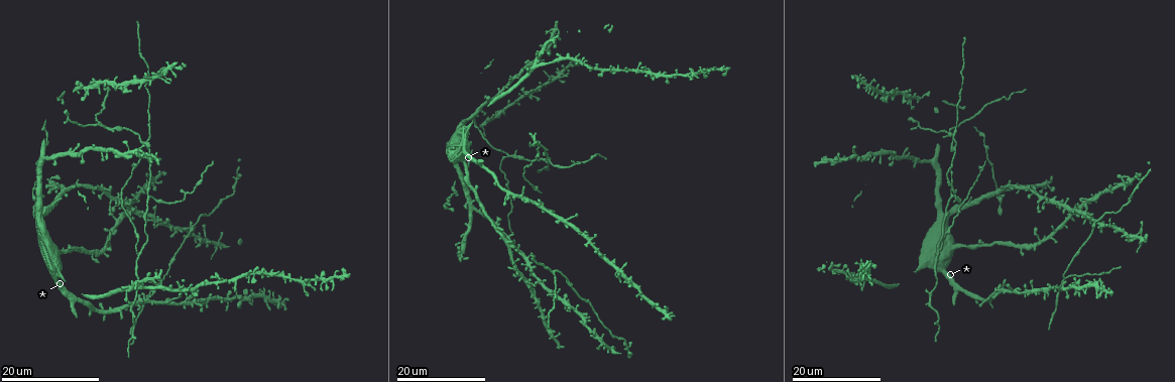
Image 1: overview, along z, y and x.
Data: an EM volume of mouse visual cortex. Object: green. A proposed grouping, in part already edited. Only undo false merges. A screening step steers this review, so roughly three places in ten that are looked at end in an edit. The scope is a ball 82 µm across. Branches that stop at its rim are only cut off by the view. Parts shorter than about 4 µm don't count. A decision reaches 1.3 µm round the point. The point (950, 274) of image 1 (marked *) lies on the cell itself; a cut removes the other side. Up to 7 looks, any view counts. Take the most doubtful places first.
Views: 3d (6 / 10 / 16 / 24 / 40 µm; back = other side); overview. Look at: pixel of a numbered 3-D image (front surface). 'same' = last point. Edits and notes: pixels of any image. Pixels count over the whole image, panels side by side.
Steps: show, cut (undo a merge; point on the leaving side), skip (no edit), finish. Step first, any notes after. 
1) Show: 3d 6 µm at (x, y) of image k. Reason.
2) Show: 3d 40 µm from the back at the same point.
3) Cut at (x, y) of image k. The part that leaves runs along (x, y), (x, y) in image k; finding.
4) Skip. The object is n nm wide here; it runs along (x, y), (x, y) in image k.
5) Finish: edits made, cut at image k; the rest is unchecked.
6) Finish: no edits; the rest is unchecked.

Show: 3d 24 µm at (555, 273) of image 1. Three-way junction.

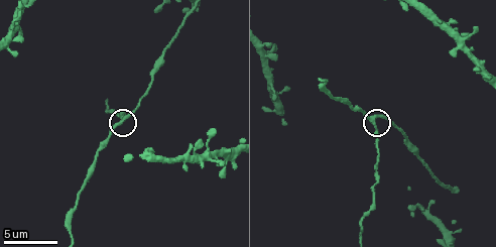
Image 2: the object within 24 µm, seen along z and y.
Show: 3d 10 µm at (119, 124) of image 2.

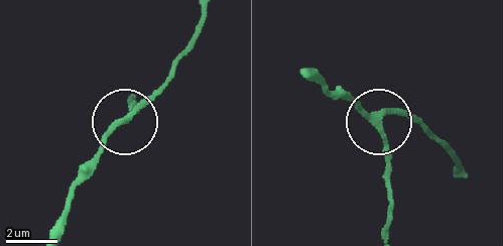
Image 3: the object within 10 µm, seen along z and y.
Skip. 3 arms meet here; it runs along (464, 171), (422, 126), (383, 116), (390, 203) in image 3; one cell here.

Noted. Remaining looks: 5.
Show: 3d 16 µm at (539, 148) of image 1. Two arms in line, one across.

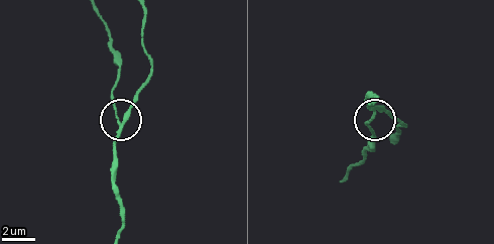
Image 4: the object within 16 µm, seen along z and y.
Show: 3d 10 µm at (372, 119) of image 4.

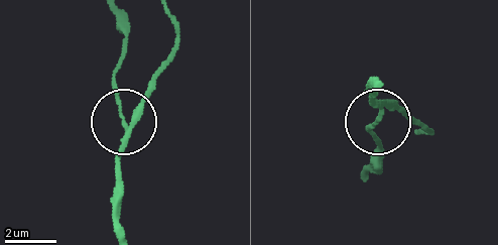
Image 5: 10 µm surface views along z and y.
Cut at (117, 97) of image 5. 3 arms meet here; the part that leaves runs along (128, 132), (115, 89), (121, 56), (117, 11) in image 5; two cells meet here.

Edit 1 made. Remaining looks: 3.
Show: overview.

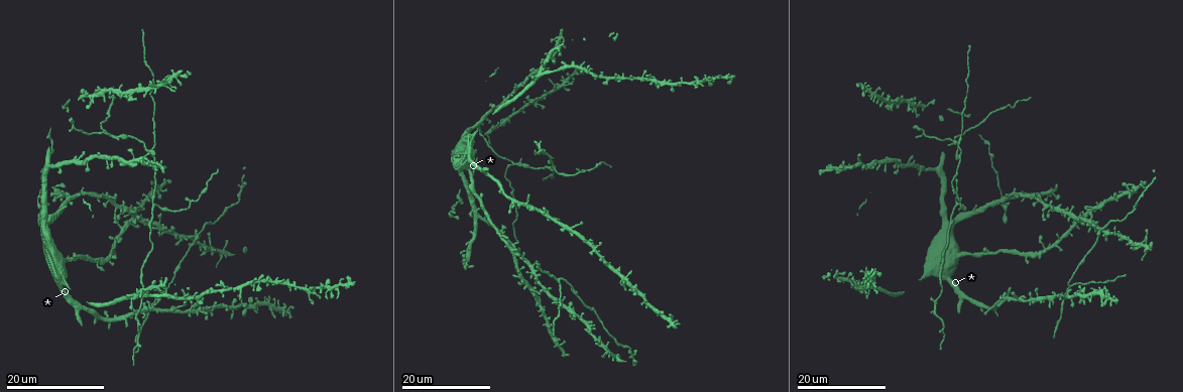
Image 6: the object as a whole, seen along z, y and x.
Show: 3d 24 µm at (957, 156) of image 6. Looks like a crossing.

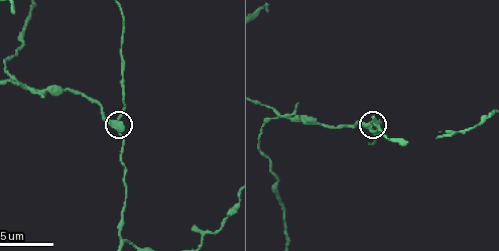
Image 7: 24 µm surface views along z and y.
Show: 3d 10 µm at (373, 128) of image 7.

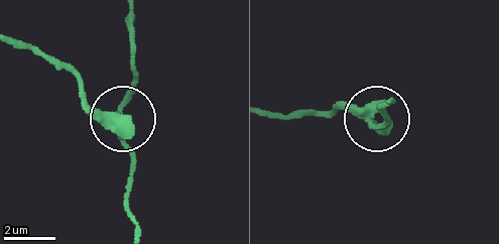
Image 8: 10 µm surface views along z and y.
Cut at (86, 102) of image 8. The part that leaves runs along (111, 121), (94, 110), (75, 78), (15, 45) in image 8; two cells meet here.

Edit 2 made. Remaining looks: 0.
Finish: edits made, cut at image 5, cut at image 8; the rest is unchecked.

